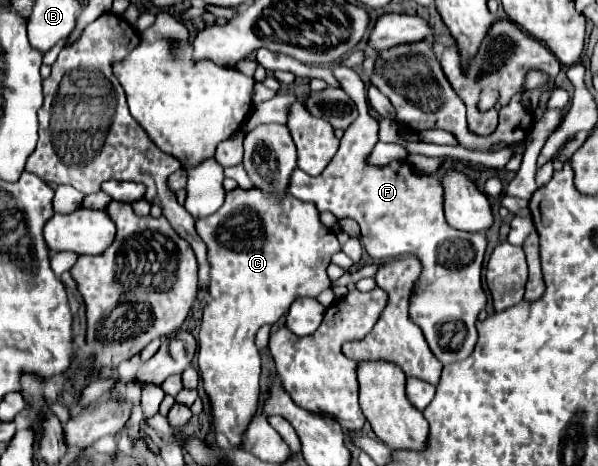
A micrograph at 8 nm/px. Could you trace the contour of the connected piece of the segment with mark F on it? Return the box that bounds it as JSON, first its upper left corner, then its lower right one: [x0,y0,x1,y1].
[287,66,487,365]

